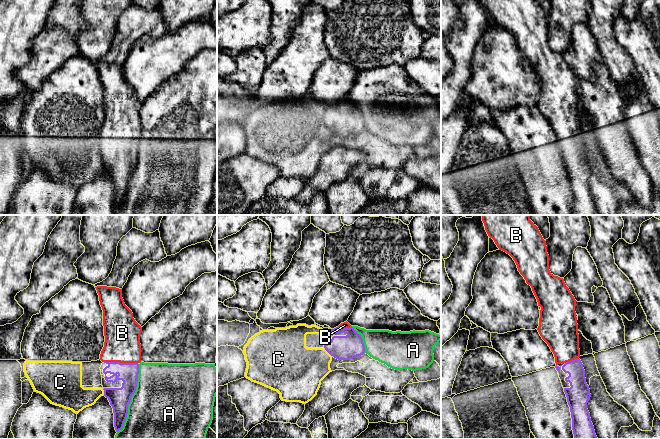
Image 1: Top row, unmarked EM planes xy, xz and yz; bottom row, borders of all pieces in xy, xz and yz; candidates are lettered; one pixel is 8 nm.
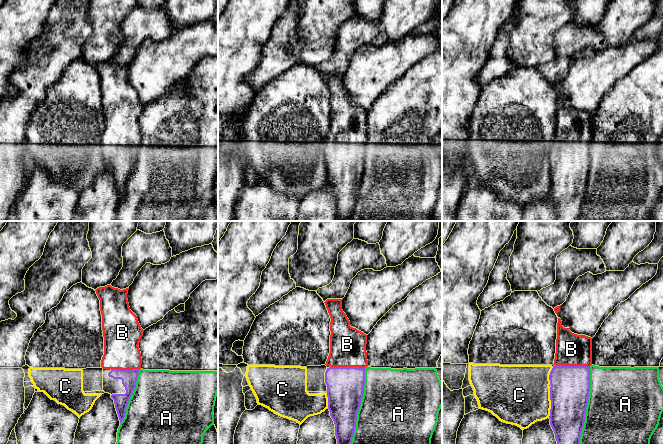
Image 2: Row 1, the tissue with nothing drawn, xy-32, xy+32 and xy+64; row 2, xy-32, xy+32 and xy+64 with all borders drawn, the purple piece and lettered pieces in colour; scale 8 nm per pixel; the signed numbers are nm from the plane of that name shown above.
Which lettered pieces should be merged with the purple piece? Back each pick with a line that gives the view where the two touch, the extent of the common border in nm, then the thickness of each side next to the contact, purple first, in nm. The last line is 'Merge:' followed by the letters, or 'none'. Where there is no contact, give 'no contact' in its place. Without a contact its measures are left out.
B: contact in xy; length 280 nm; calibres 160 and 280 nm
Merge: B

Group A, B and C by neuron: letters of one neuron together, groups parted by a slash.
A / B / C

